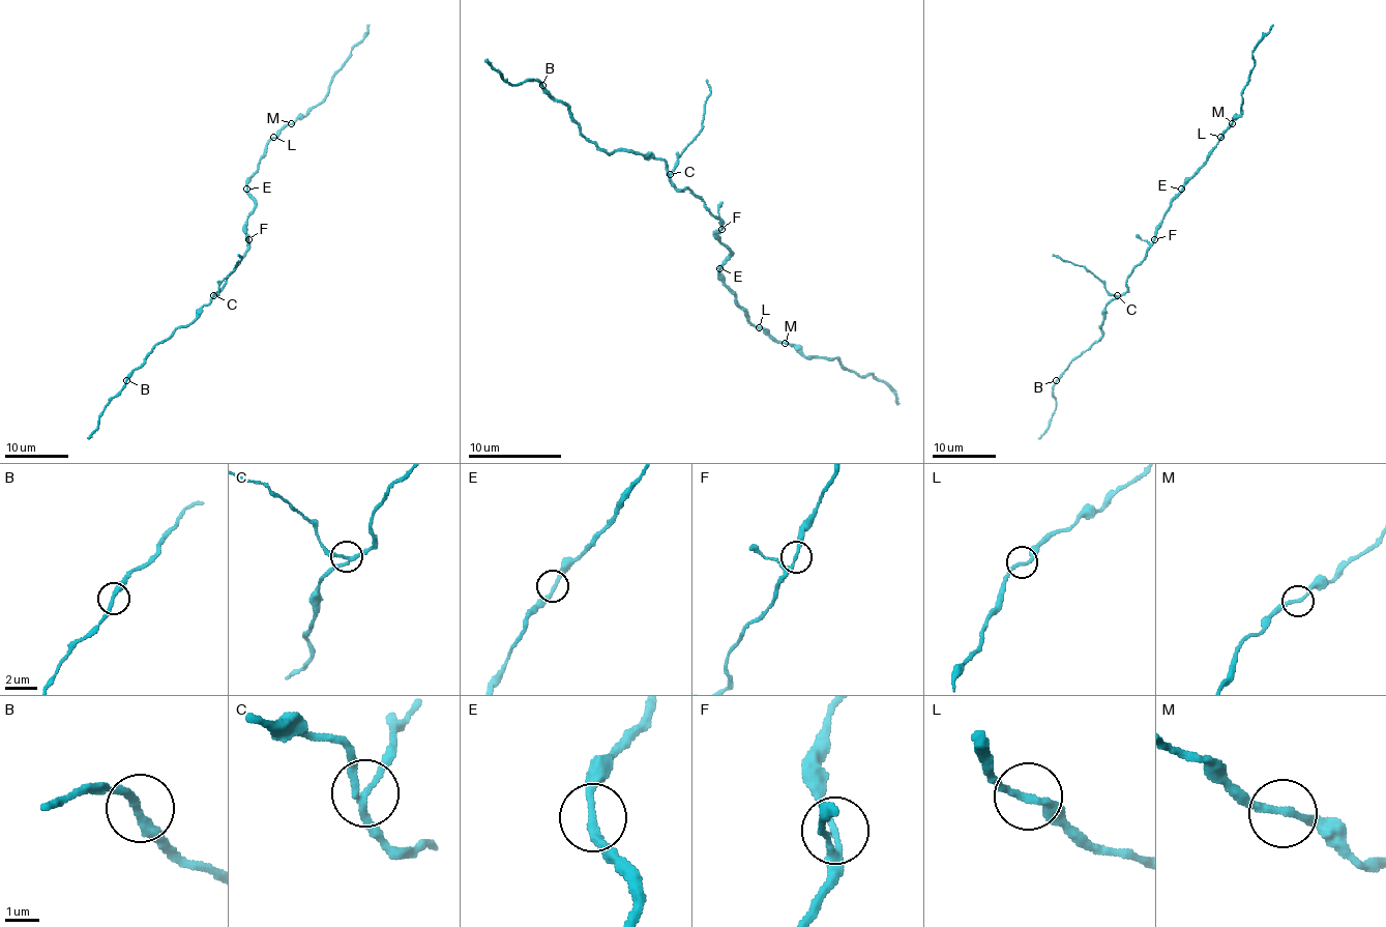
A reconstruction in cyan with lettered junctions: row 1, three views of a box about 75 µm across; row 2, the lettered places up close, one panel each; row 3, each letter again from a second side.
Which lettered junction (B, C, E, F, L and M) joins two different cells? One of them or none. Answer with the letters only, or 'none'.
C

